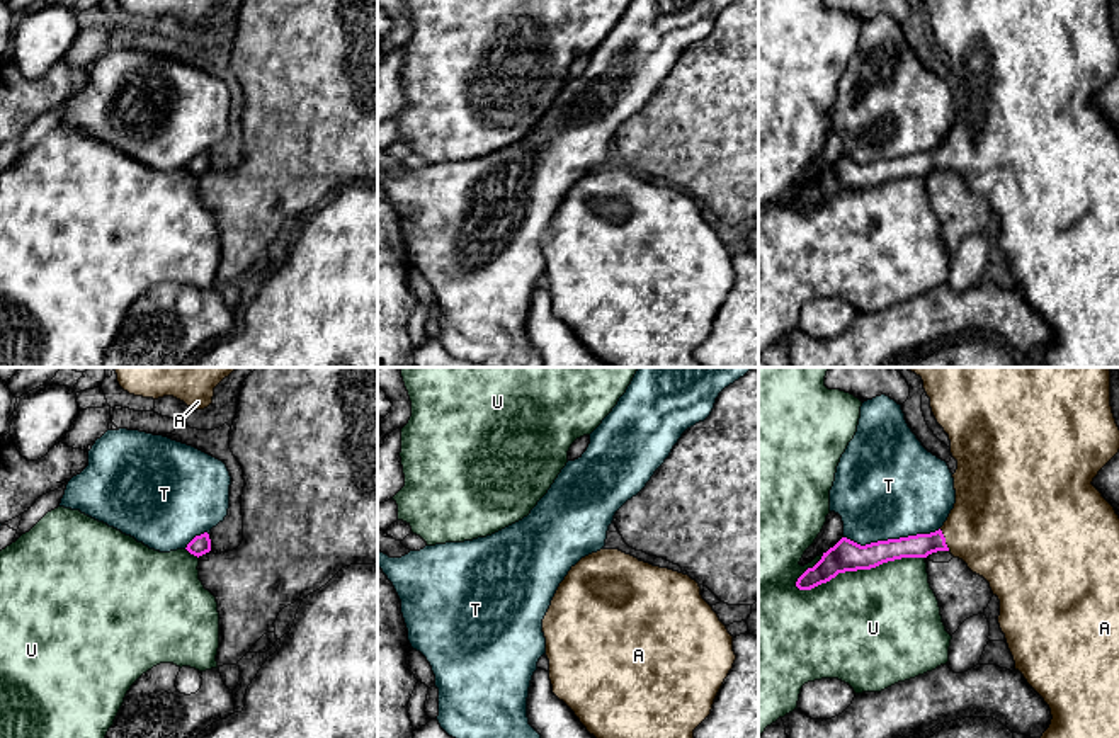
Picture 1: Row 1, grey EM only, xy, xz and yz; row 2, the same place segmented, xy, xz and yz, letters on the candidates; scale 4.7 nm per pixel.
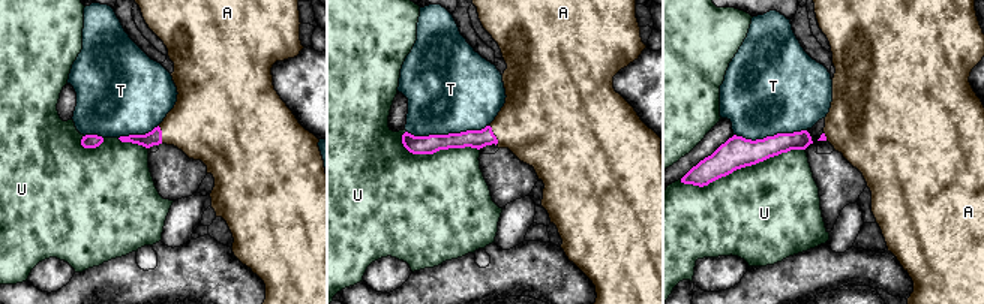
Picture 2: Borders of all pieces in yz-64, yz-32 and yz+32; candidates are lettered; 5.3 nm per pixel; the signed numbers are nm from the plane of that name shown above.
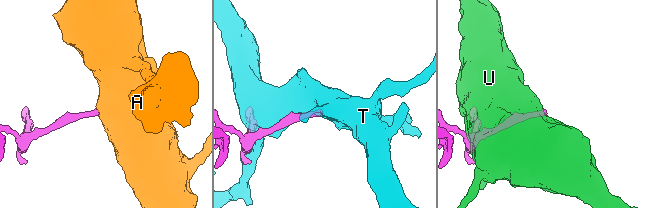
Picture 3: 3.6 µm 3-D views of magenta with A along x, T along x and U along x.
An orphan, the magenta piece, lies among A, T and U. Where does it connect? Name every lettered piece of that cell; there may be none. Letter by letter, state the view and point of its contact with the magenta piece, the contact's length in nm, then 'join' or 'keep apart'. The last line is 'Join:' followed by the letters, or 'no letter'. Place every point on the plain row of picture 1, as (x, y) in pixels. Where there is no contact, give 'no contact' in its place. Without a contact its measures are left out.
A: contact yz (944, 158); length 120 nm; join
T: contact yz (891, 158); length 460 nm; keep apart
U: contact yz (859, 187); length 650 nm; keep apart
Join: A

